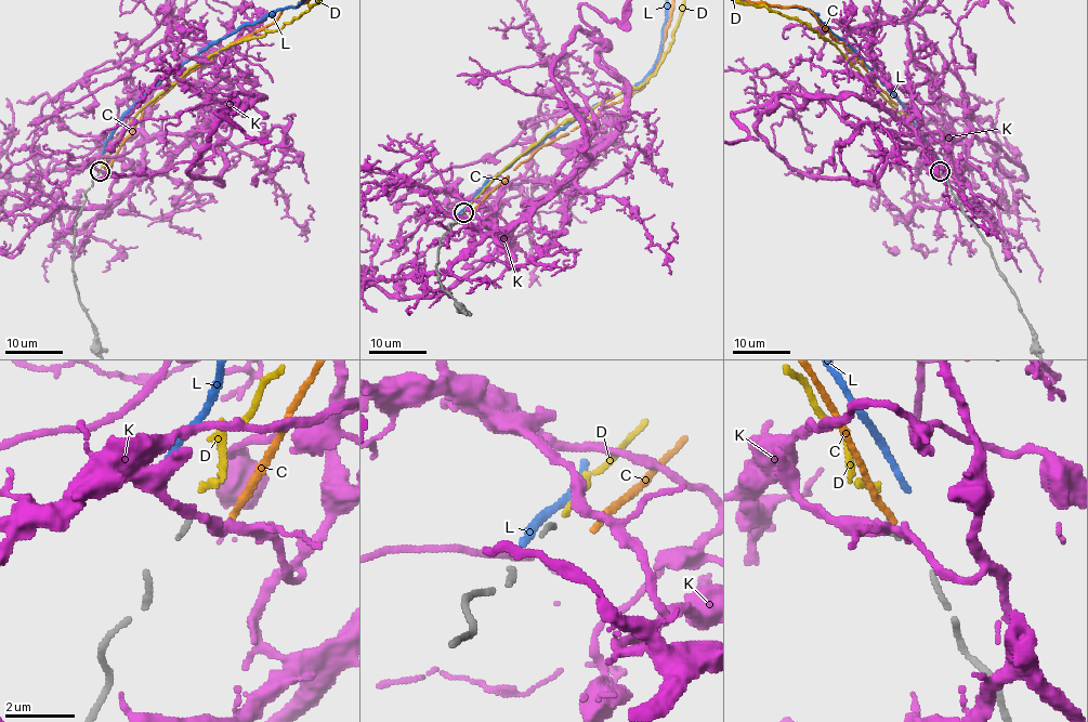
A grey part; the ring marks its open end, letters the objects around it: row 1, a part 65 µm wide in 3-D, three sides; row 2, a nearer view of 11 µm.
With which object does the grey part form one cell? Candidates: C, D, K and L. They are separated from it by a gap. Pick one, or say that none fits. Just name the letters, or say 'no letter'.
D

